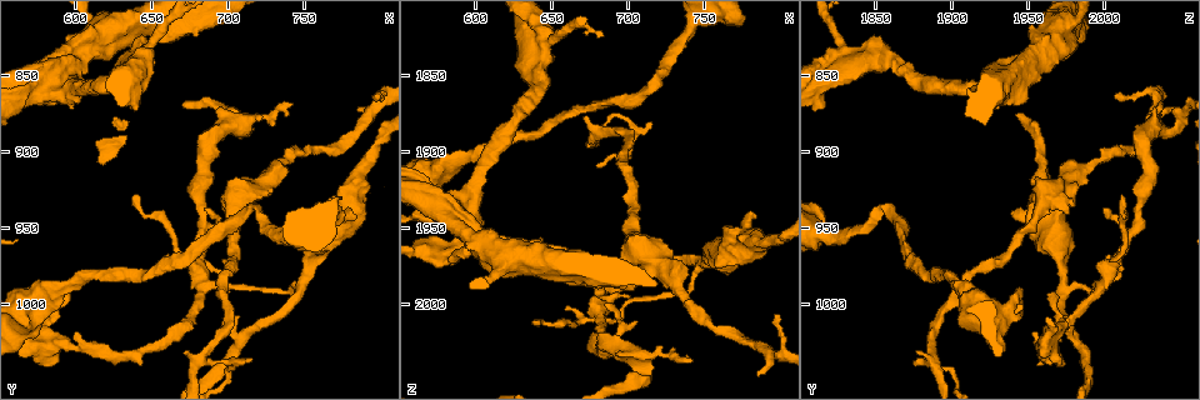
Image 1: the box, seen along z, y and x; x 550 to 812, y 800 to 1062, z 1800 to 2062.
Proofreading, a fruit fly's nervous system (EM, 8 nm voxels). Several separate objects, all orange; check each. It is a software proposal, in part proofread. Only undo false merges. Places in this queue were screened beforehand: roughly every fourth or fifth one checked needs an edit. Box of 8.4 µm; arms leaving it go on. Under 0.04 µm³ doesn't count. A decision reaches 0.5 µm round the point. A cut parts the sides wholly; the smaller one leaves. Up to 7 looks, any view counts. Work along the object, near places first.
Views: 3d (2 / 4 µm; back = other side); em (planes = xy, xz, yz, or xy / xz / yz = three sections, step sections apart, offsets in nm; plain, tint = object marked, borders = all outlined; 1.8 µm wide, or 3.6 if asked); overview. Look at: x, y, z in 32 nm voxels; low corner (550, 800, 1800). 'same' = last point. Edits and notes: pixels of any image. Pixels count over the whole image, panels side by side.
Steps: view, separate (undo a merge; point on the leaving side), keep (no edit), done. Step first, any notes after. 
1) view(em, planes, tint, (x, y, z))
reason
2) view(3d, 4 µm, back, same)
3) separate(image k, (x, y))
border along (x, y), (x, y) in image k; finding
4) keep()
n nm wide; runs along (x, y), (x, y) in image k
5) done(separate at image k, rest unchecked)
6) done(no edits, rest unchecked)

view(3d, 4 µm, (704, 936, 1960))
thick turns thin

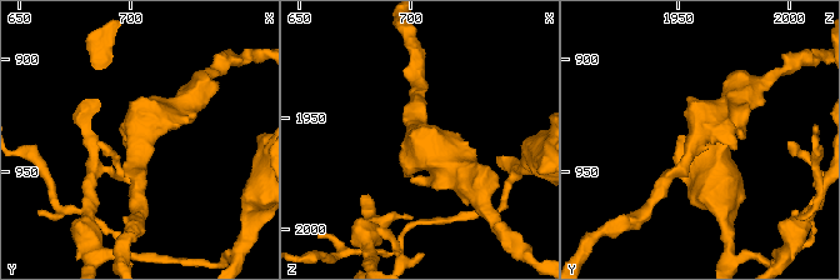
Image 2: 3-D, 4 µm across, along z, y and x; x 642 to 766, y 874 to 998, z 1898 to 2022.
view(em, 3.6 µm, xy, step 4, borders, (704, 937, 1959))
arms of 200, 420 nm

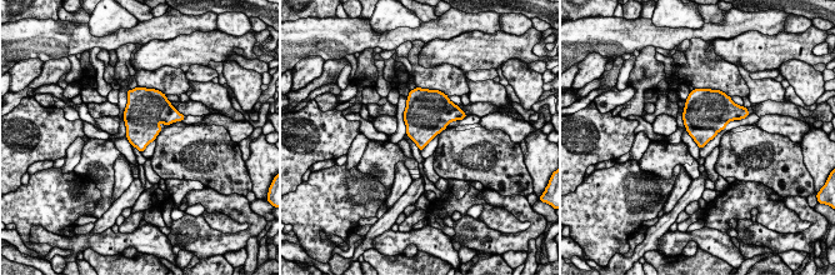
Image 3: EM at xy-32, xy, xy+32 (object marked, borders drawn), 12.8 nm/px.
keep()
one neuron here

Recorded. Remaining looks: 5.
view(em, planes, tint, (682, 964, 2010))
sudden change in width

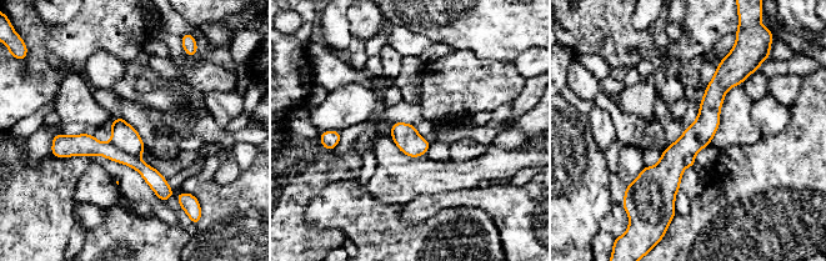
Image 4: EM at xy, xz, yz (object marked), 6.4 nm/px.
separate(image 4, (124, 136))
the part that leaves runs along (724, 64), (706, 125), (672, 159), (671, 202) in image 4; two neurons meet here

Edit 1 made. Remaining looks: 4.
done(separate at image 4, rest unchecked)

